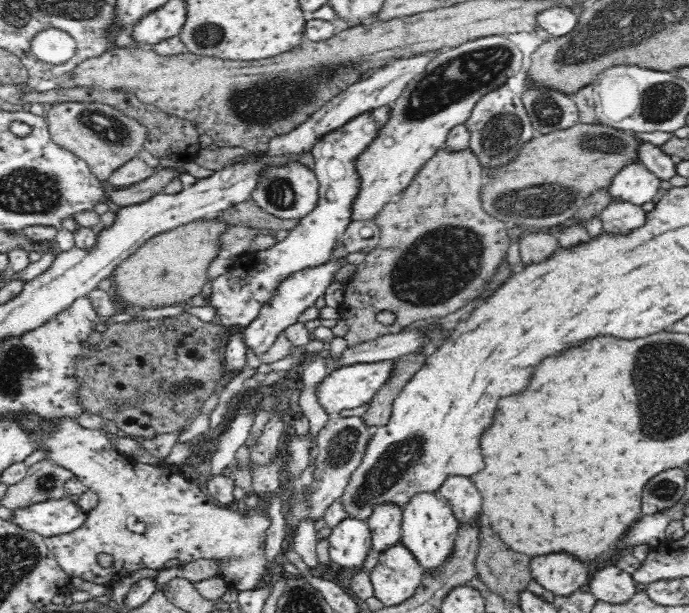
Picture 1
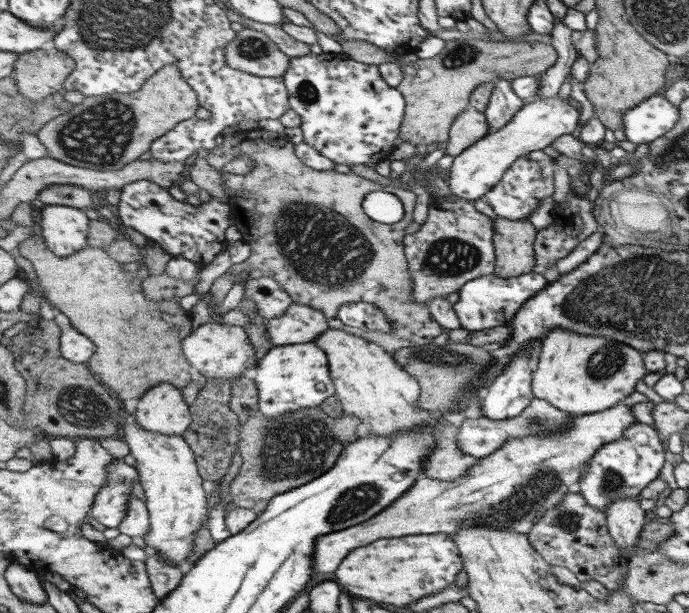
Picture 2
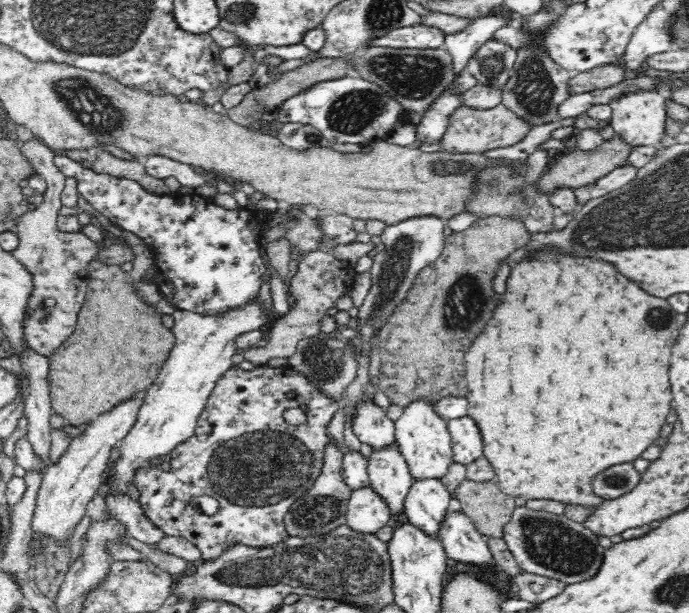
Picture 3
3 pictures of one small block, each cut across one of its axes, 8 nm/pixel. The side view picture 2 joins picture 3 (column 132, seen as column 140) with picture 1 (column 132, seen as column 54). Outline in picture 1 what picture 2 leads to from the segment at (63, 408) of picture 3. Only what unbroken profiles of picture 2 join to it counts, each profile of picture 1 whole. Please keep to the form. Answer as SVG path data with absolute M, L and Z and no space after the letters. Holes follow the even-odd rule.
M220 217L201 218L152 235L116 266L113 272L115 289L112 294L117 294L128 305L139 309L170 307L197 296L206 284L208 268L219 258L218 252L222 250L220 237L231 227L226 219Z

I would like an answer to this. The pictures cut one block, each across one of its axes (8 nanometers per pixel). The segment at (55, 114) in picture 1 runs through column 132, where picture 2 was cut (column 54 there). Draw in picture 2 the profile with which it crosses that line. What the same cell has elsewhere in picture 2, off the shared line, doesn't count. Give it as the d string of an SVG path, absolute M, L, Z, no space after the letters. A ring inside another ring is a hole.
M167 65L163 67L162 70L156 72L153 77L147 80L144 87L133 93L123 94L123 93L115 93L115 94L104 94L103 96L86 96L83 98L83 101L77 105L74 105L74 109L63 116L59 116L54 118L38 132L37 137L40 142L47 148L48 156L56 158L57 160L61 160L61 162L79 167L79 168L88 168L96 171L115 171L121 170L126 164L135 162L139 160L139 156L143 156L145 152L149 152L152 150L152 144L158 138L161 138L164 134L170 133L180 122L189 120L190 118L195 117L195 112L197 112L197 108L199 108L200 102L198 99L197 91L192 87L183 75L181 74L181 69L177 67L177 65Z

